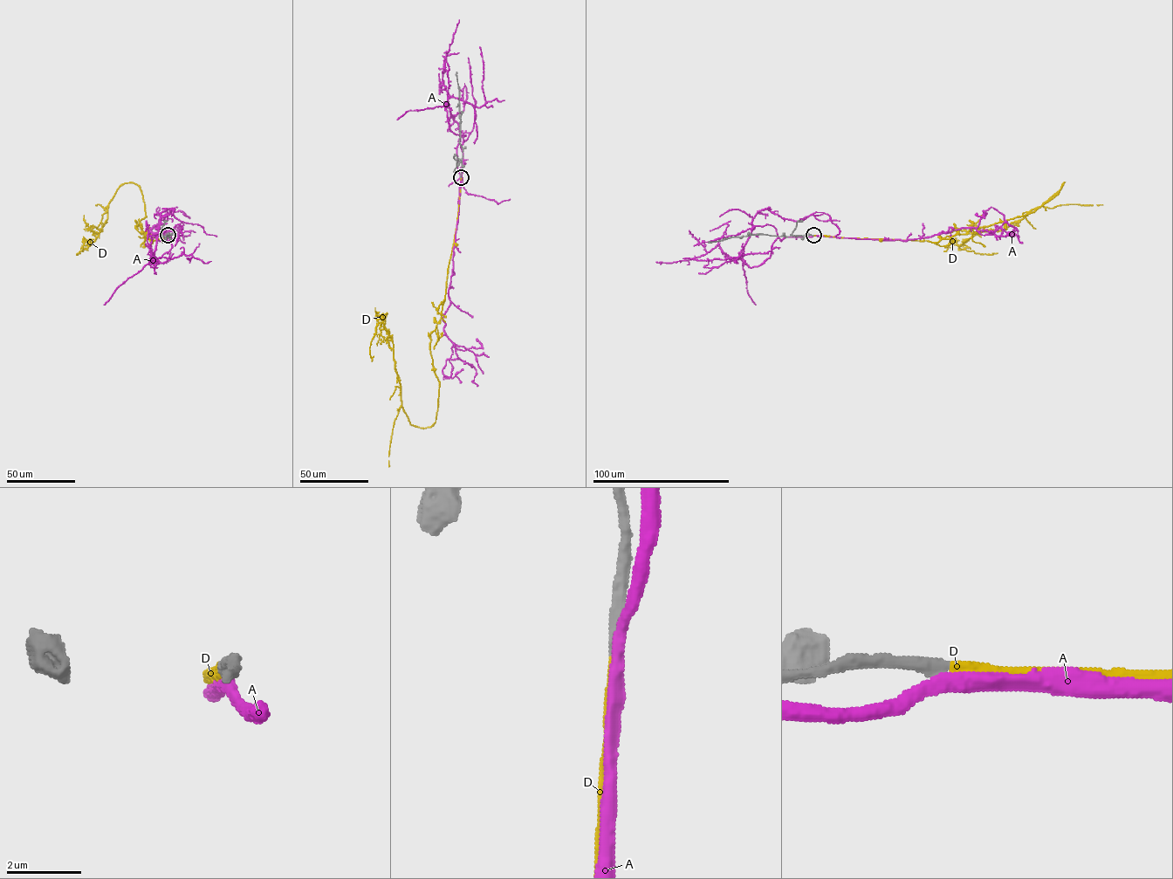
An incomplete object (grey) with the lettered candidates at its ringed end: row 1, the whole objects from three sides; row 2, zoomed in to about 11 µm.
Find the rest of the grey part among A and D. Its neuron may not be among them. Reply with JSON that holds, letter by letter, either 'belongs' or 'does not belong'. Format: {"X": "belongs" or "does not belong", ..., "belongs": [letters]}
{"A": "does not belong", "D": "belongs", "belongs": ["D"]}

